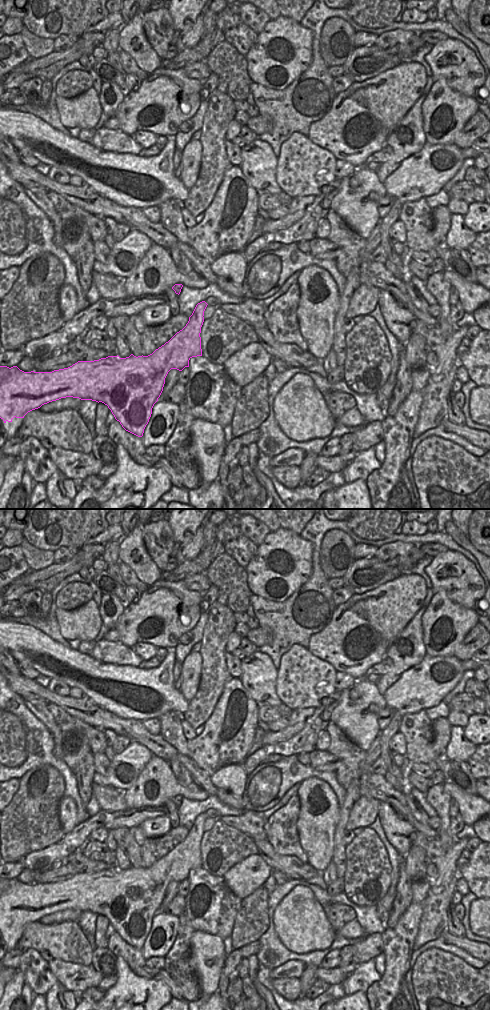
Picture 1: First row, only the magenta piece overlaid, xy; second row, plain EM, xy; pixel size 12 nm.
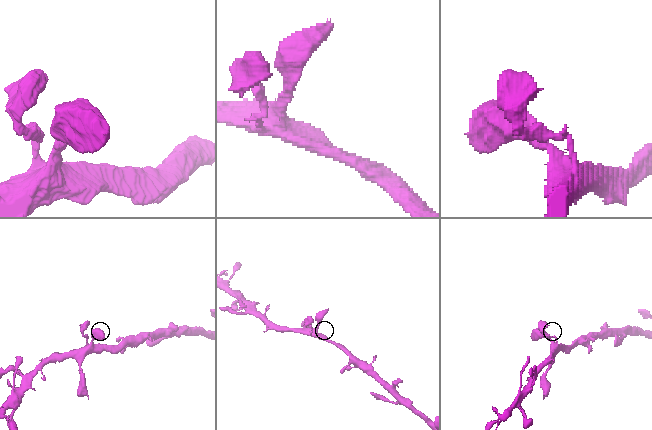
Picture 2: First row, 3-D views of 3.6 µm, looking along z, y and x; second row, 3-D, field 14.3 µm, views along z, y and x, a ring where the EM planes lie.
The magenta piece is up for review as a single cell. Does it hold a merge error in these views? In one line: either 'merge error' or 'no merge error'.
no merge error

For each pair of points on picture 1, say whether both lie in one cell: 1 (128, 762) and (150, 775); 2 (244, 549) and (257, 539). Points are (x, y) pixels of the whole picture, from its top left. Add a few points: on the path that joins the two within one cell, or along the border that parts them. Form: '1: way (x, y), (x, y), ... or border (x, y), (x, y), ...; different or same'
1: border (152, 756), (137, 779), (127, 789); different
2: border (241, 533), (257, 546); different

